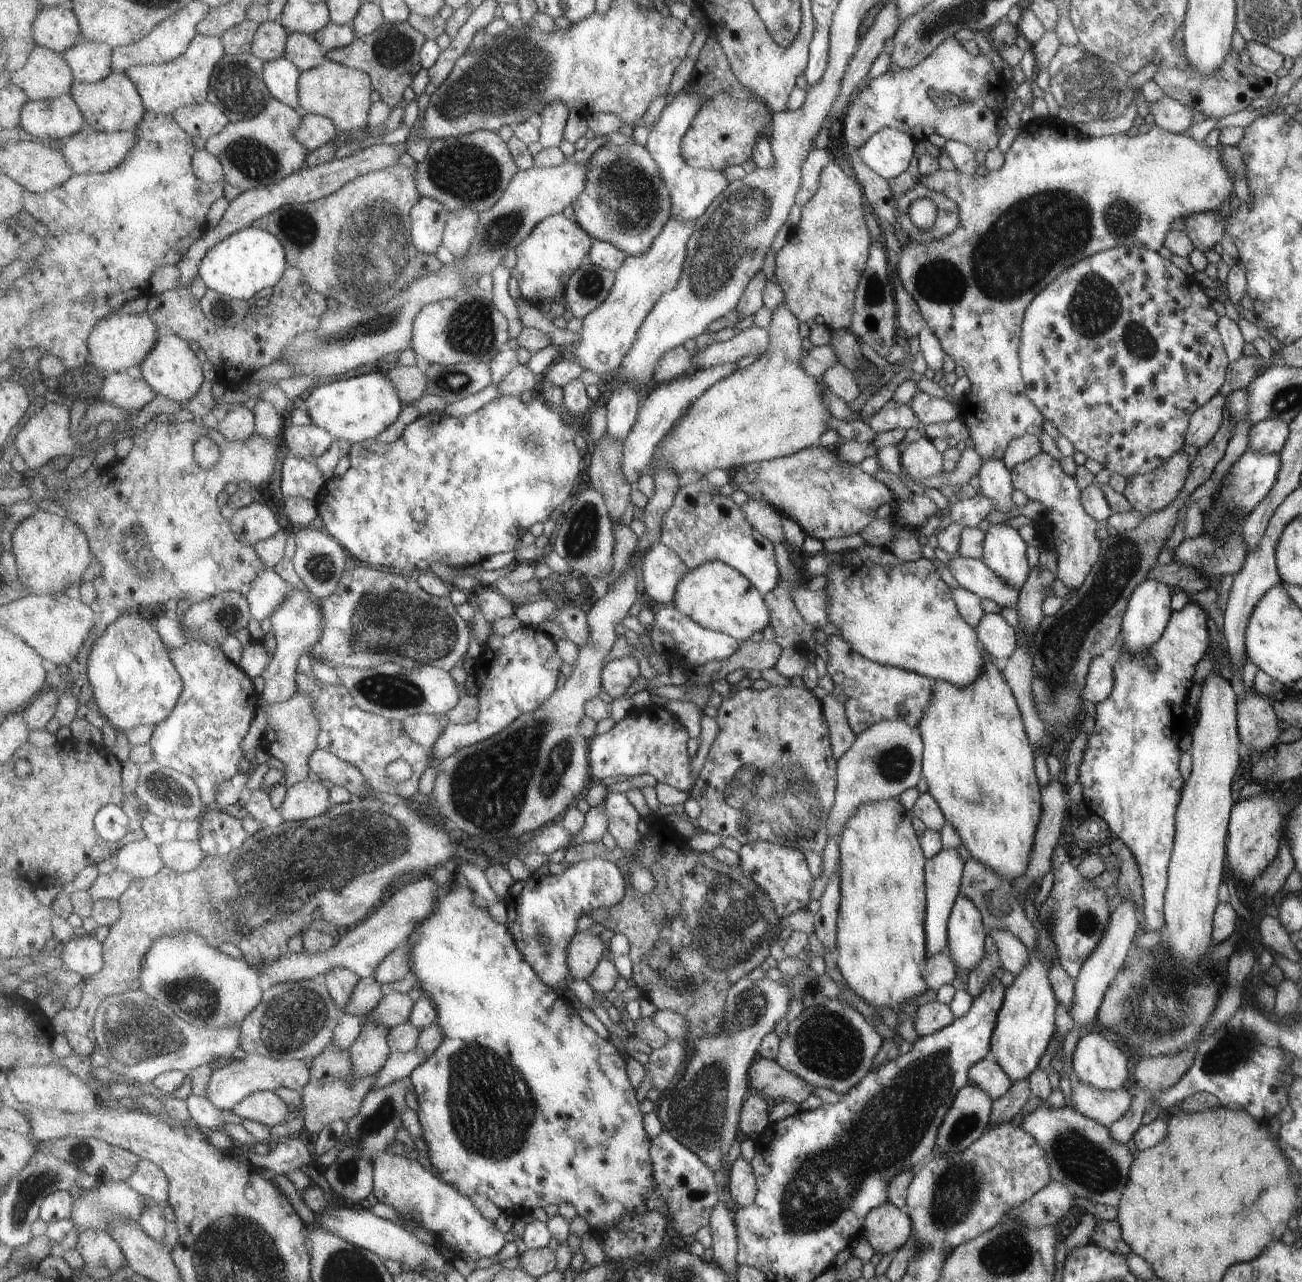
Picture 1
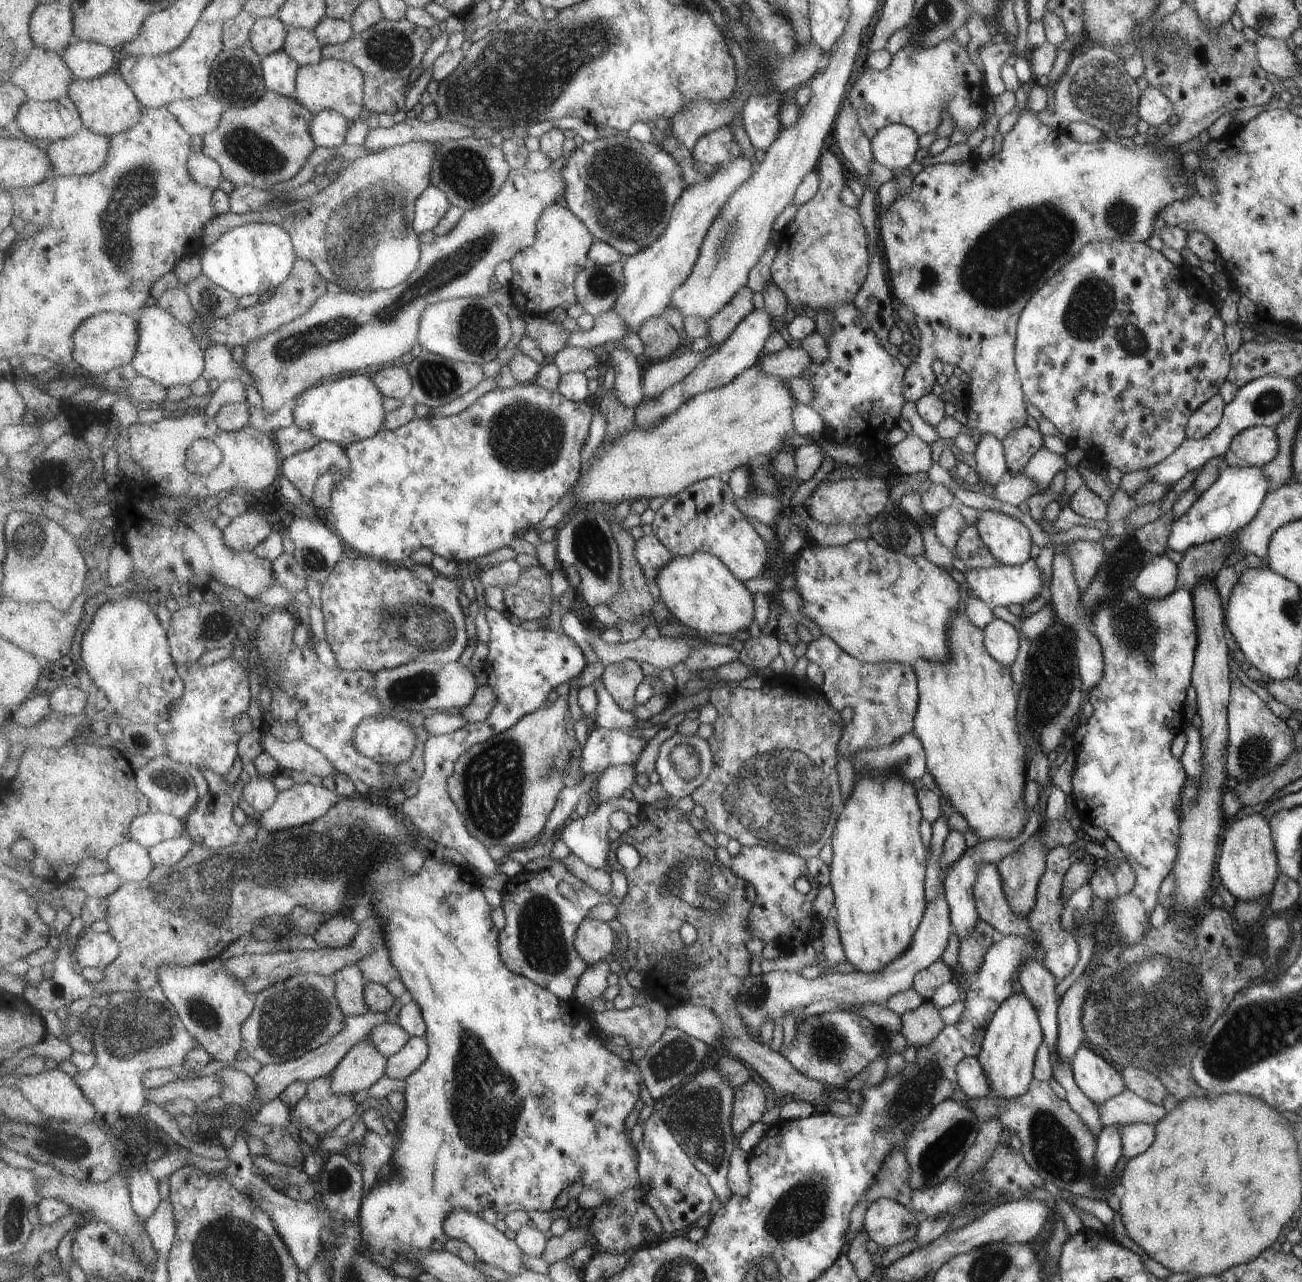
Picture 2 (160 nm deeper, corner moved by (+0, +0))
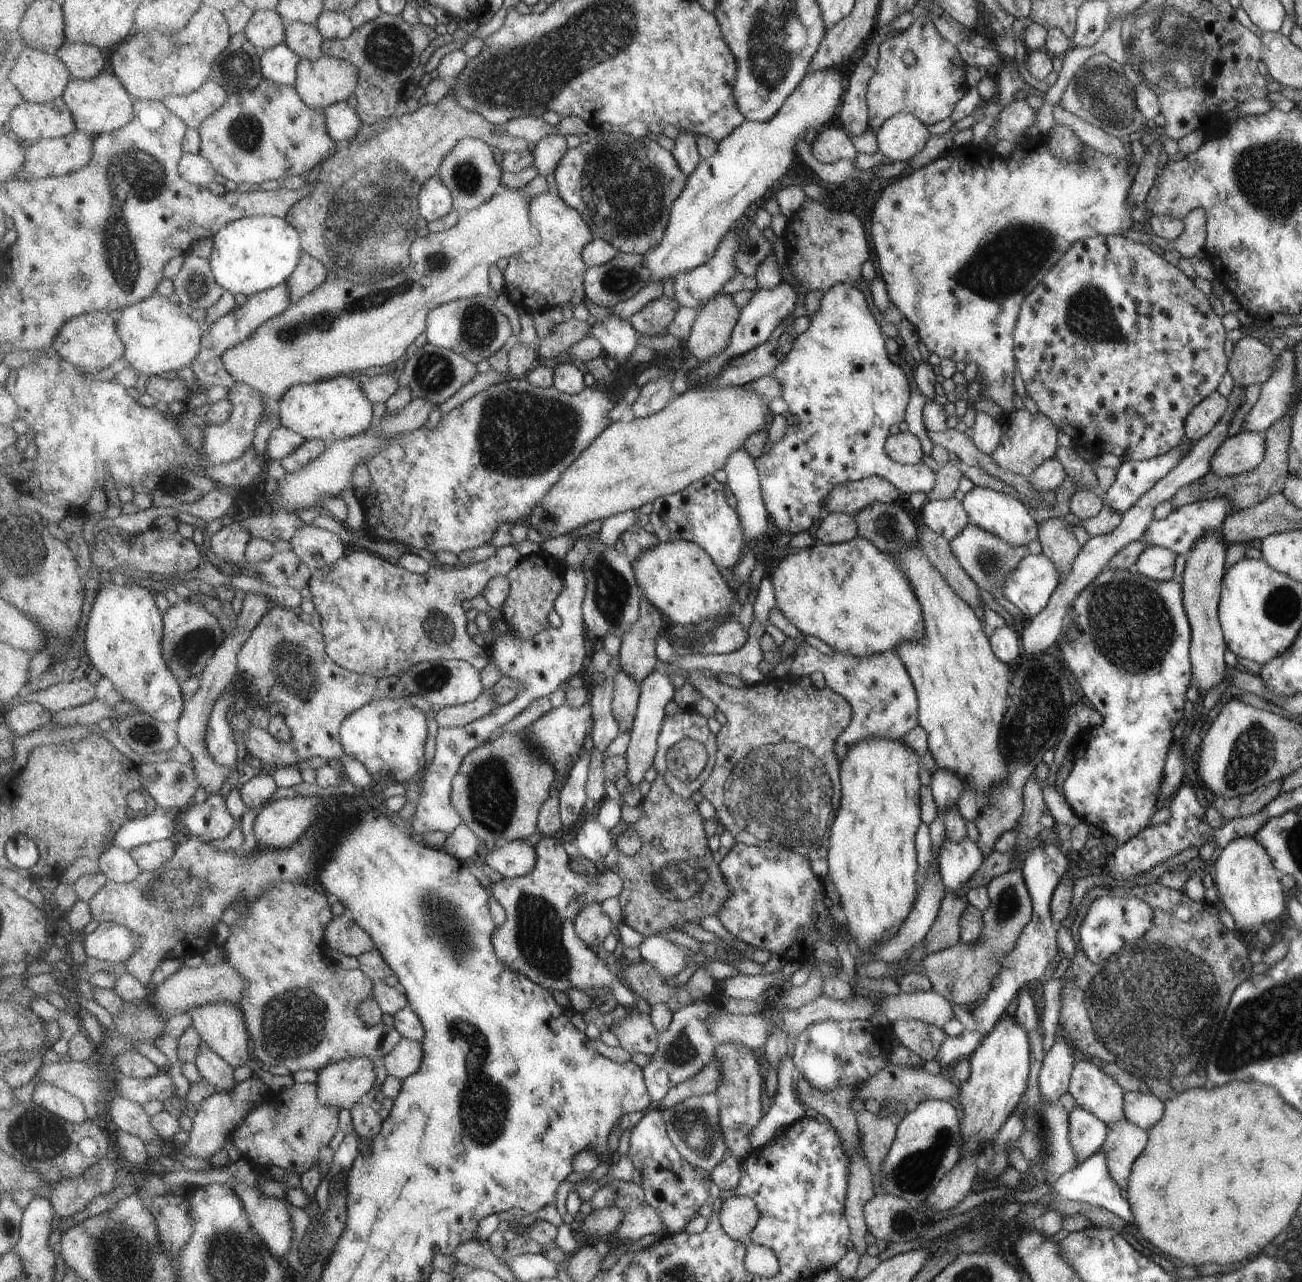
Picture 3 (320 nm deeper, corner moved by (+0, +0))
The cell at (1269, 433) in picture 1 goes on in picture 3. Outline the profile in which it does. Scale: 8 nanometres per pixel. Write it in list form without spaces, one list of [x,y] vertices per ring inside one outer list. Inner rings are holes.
[[[1239,432],[1227,437],[1209,459],[1210,472],[1230,477],[1253,470],[1264,455],[1263,438],[1256,432]]]

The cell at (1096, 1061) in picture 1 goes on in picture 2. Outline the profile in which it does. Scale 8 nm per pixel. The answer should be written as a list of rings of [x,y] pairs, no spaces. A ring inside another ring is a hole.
[[[1079,1047],[1070,1065],[1079,1090],[1095,1105],[1101,1105],[1123,1090],[1122,1076],[1088,1047]]]

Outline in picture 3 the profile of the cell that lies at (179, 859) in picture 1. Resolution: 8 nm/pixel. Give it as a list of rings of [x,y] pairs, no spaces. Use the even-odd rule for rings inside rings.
[[[163,839],[136,846],[130,853],[143,871],[154,871],[171,860],[178,844],[175,839]]]

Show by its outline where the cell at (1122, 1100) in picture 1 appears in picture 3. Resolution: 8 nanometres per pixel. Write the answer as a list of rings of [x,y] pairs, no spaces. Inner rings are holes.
[[[1126,1091],[1123,1096],[1125,1120],[1143,1130],[1159,1122],[1165,1110],[1165,1103],[1147,1091]]]

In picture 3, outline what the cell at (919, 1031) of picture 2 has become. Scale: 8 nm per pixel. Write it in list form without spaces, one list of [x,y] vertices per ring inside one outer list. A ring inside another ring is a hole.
[[[897,1019],[890,1027],[901,1044],[923,1061],[936,1056],[947,1038],[942,1028],[917,1019]]]

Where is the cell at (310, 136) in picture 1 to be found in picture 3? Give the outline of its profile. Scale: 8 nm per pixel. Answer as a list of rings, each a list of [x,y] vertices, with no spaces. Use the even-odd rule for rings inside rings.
[[[354,101],[336,102],[326,108],[328,131],[339,144],[341,141],[351,141],[360,132],[362,118],[355,109]]]

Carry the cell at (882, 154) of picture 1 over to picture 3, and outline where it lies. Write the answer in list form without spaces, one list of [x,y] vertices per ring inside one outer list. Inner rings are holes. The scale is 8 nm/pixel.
[[[897,113],[886,118],[876,130],[877,152],[891,161],[909,161],[929,138],[927,125],[914,114]]]

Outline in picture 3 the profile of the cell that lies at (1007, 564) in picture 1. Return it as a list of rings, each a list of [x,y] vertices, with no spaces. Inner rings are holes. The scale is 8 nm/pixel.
[[[973,485],[960,501],[971,525],[981,527],[983,530],[997,535],[1005,542],[1021,546],[1027,545],[1028,542],[1035,538],[1035,522],[1033,522],[1033,518],[1025,510],[1025,505],[1012,495]]]

